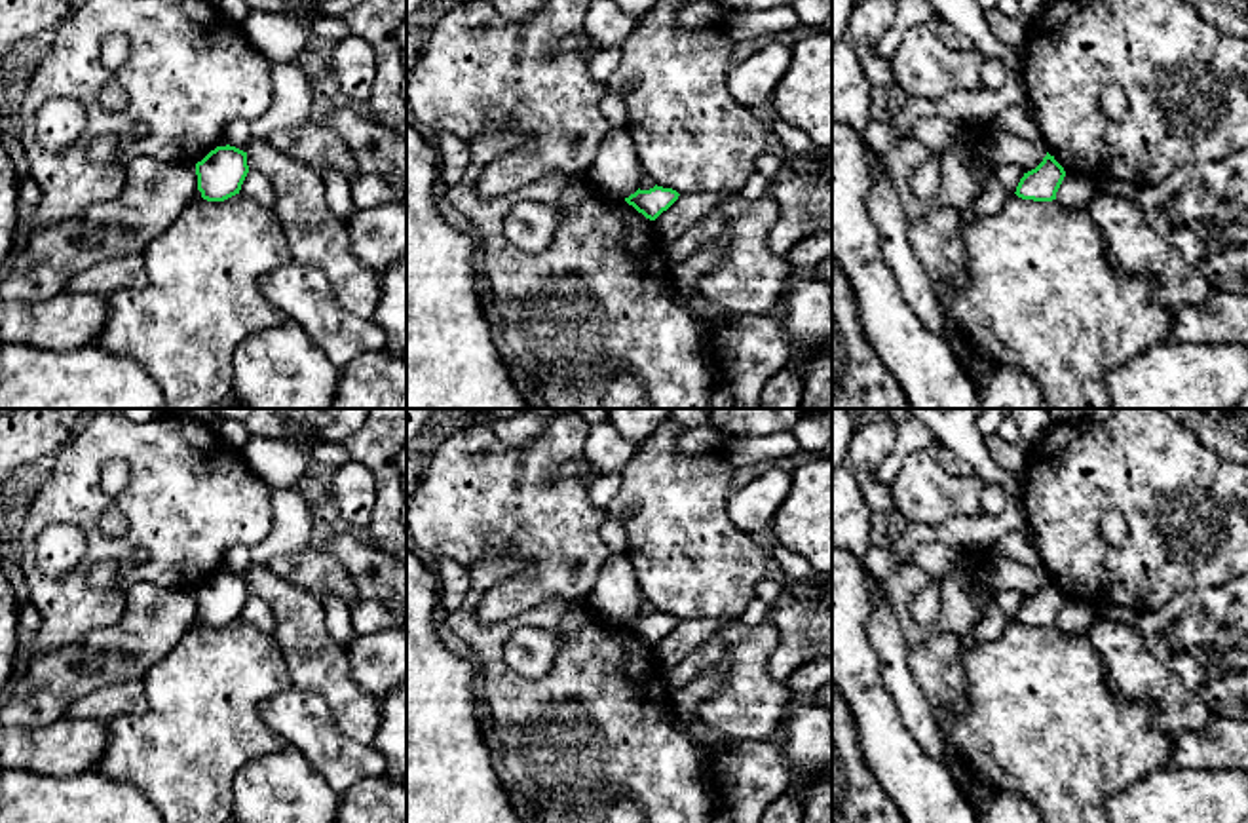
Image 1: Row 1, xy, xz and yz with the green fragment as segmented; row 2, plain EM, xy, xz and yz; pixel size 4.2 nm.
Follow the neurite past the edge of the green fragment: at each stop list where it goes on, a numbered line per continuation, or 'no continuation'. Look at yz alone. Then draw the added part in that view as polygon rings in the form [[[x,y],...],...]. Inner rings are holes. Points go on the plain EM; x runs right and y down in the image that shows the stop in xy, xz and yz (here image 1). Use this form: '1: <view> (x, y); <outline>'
no continuation

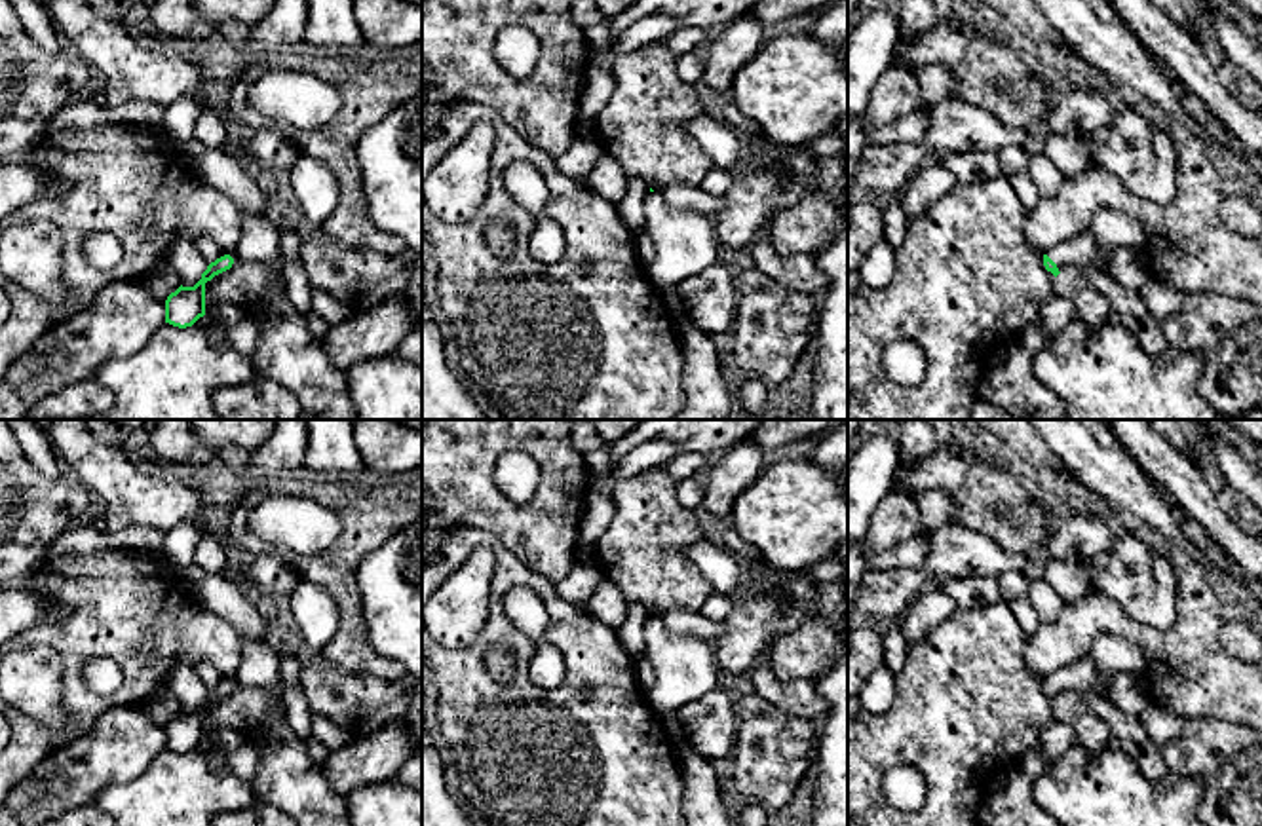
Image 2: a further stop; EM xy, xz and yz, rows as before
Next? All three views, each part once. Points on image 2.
1: yz (1082, 675); [[[1087,655],[1047,674],[1043,680],[1047,680],[1057,689],[1059,697],[1068,689],[1078,689],[1081,693],[1095,691],[1099,670],[1093,655]]]

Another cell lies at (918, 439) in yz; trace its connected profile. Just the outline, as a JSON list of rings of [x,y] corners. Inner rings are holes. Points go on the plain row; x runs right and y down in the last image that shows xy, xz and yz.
[[[903,420],[889,433],[899,442],[903,463],[918,463],[929,458],[945,435],[939,420]]]

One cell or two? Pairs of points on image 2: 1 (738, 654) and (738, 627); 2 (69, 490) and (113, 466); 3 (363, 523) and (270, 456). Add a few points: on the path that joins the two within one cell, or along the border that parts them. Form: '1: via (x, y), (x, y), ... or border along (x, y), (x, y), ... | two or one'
1: via (738, 648), (738, 633) | one
2: border along (67, 469), (92, 492) | two
3: border along (287, 473), (257, 483) | two

